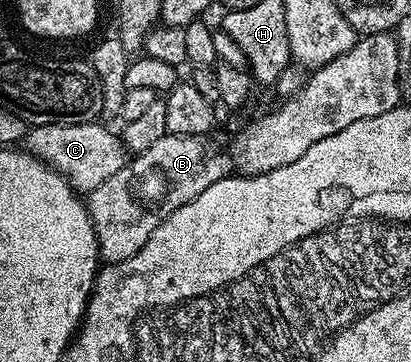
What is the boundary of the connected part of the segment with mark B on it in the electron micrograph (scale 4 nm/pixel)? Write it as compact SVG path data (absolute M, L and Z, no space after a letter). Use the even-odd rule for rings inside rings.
M167 134L163 138L159 138L159 142L155 142L155 146L134 155L119 170L119 174L111 174L111 178L107 178L107 182L100 184L94 192L88 193L87 196L89 217L95 226L97 245L101 247L101 260L110 264L118 264L131 258L131 254L139 254L139 250L143 250L143 242L147 242L147 238L151 238L153 231L171 213L179 210L179 206L191 202L191 198L203 194L203 190L207 190L207 186L219 182L225 176L230 175L230 172L230 153L226 149L224 152L209 136L170 136Z

